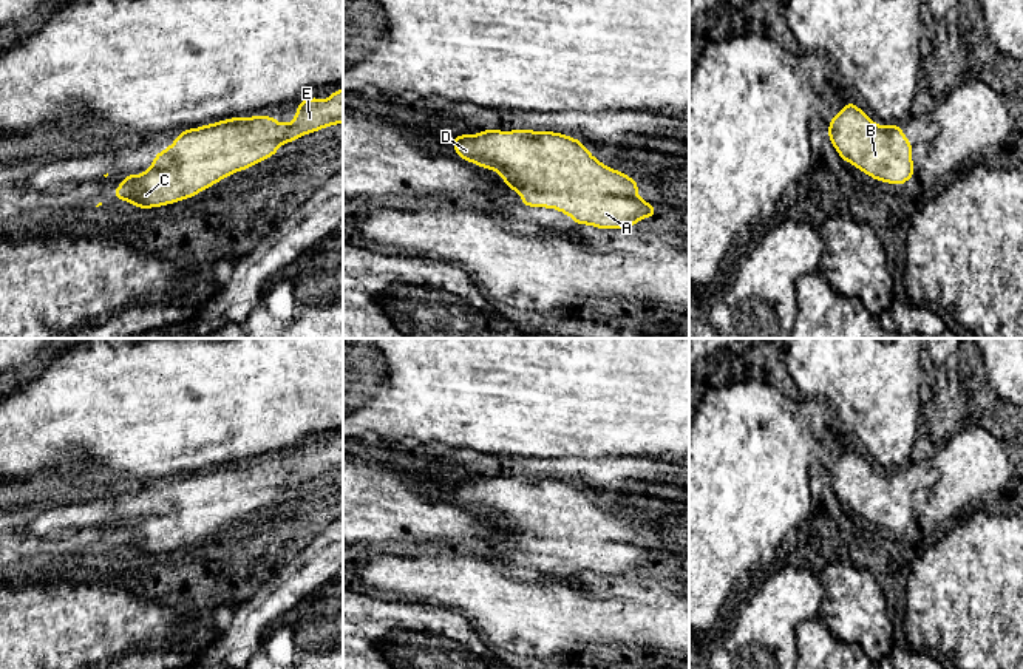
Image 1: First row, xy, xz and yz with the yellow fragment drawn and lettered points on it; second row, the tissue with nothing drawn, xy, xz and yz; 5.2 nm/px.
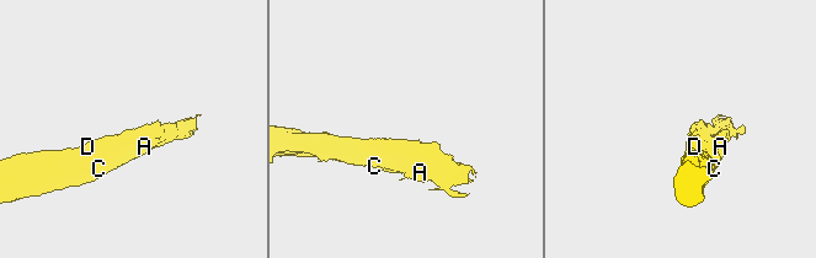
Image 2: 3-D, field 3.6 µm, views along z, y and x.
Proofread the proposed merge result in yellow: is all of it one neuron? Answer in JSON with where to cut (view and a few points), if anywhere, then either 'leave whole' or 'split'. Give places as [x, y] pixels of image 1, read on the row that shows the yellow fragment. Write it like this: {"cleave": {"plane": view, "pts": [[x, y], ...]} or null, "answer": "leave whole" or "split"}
{"cleave": null, "answer": "leave whole"}

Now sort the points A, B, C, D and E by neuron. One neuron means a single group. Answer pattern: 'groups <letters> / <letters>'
groups A B C D E

